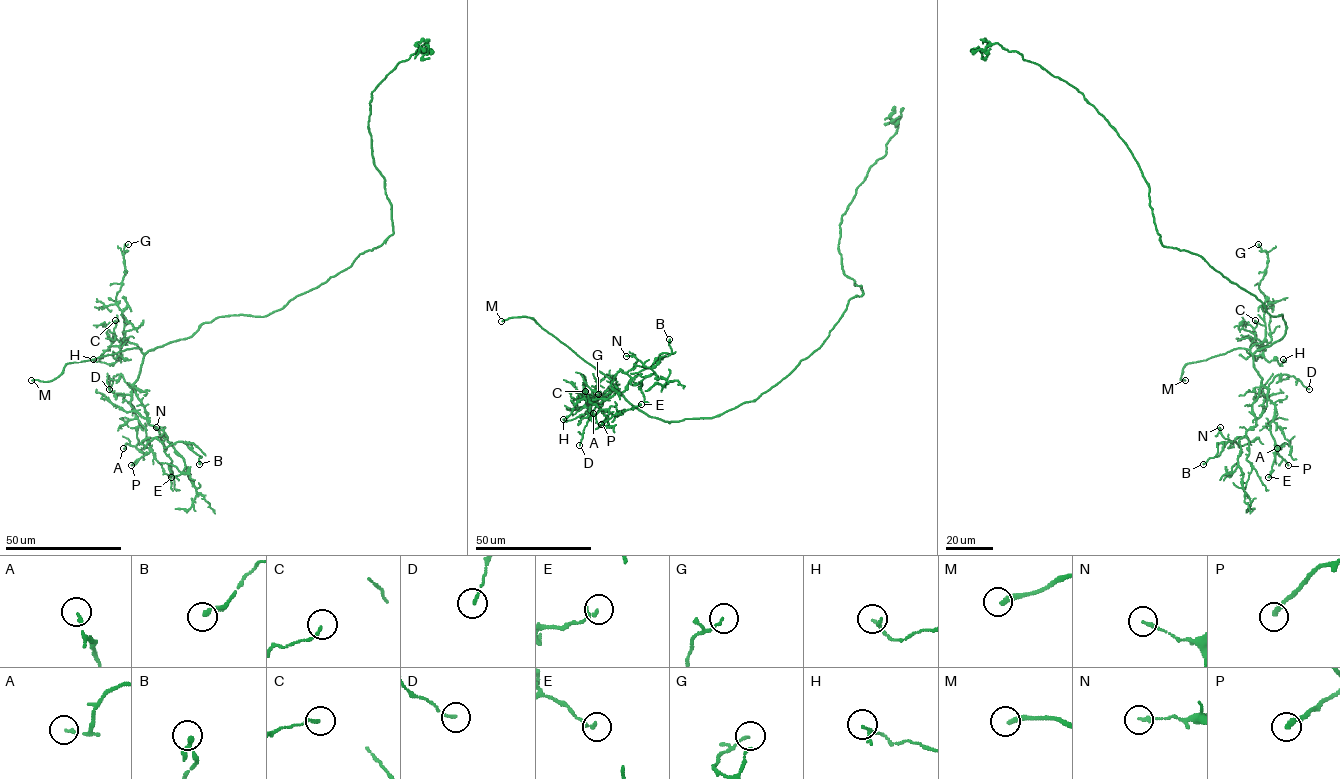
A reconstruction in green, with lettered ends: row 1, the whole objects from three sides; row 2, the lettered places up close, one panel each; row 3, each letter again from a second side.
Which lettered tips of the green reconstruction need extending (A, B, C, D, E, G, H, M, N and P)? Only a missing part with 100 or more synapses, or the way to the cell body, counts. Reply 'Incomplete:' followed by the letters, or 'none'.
Incomplete: M

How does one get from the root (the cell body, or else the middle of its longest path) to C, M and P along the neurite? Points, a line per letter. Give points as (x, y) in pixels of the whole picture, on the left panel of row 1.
C: (325, 282), (267, 315), (218, 316), (190, 337), (145, 353), (125, 341), (111, 345), (106, 325), (115, 320)
M: (325, 282), (267, 315), (218, 316), (190, 337), (145, 353), (127, 348), (67, 363), (51, 381), (31, 380)
P: (325, 282), (267, 315), (218, 316), (190, 337), (149, 350), (130, 403), (145, 428), (150, 451), (131, 465)

